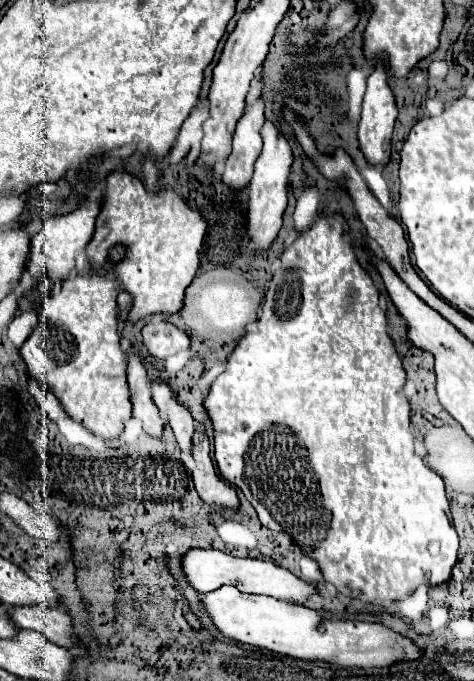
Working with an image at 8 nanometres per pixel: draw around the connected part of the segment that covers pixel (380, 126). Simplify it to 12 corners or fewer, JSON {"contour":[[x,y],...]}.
{"contour":[[379,58],[367,78],[359,144],[369,164],[391,156],[395,96]]}

